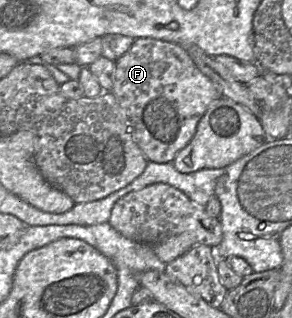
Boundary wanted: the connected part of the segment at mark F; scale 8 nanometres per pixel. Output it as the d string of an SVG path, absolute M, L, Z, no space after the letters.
M137 38L117 61L112 93L125 111L128 130L148 162L169 163L194 137L209 105L221 96L215 84L176 43Z

